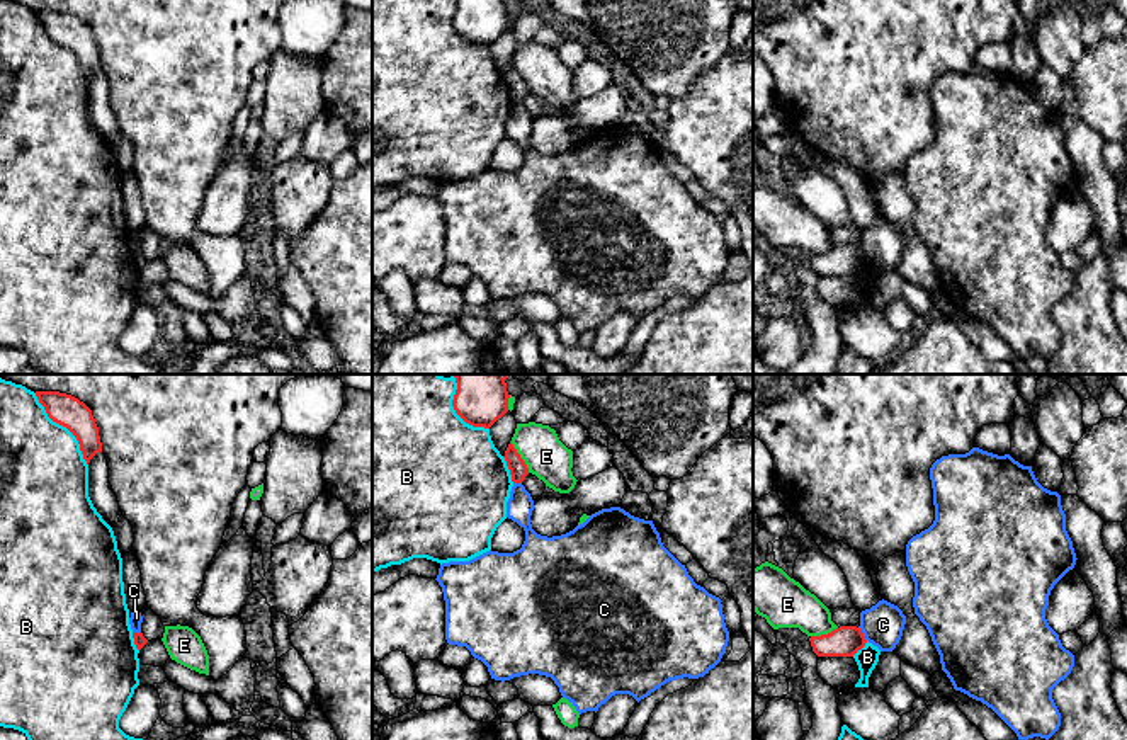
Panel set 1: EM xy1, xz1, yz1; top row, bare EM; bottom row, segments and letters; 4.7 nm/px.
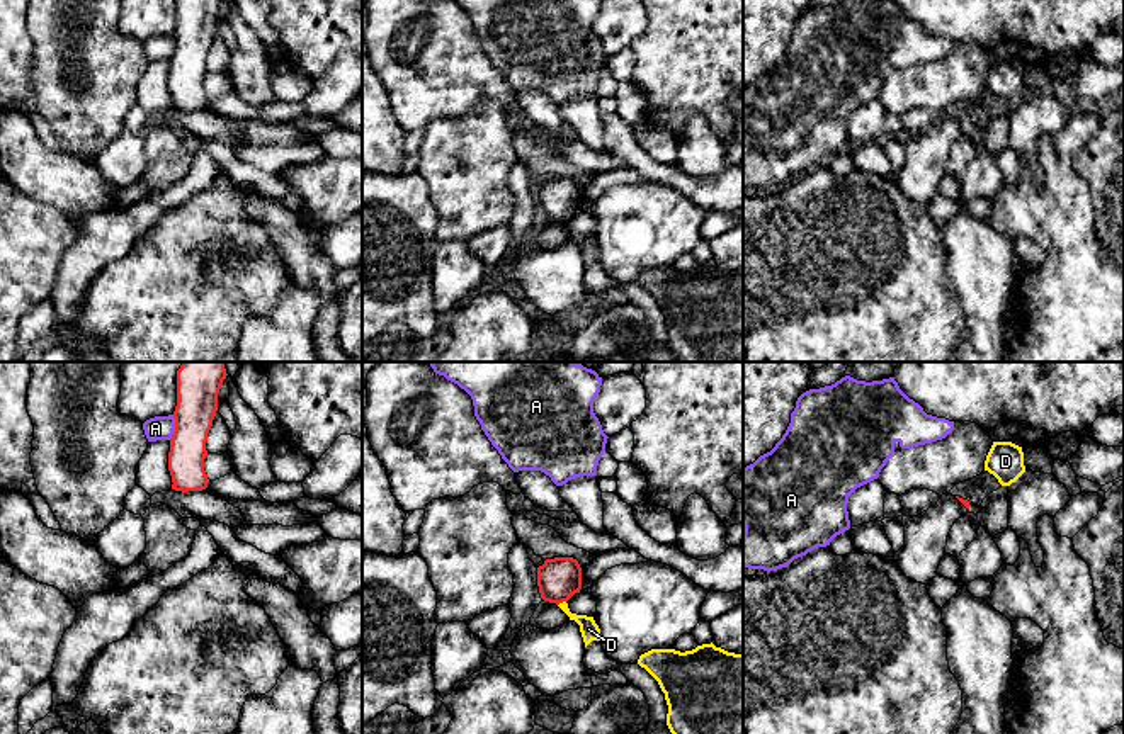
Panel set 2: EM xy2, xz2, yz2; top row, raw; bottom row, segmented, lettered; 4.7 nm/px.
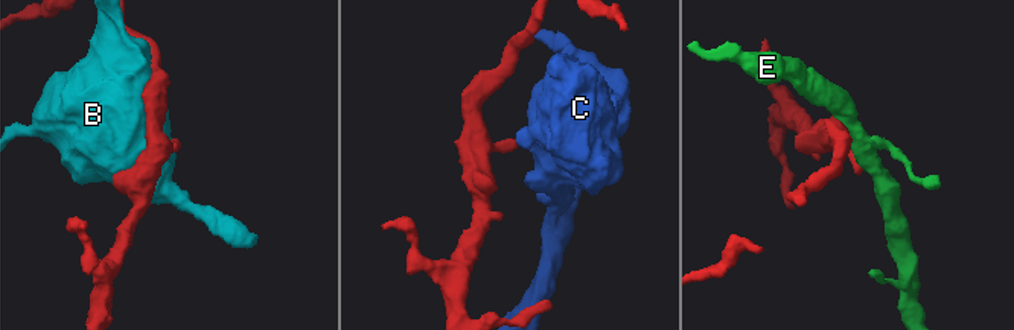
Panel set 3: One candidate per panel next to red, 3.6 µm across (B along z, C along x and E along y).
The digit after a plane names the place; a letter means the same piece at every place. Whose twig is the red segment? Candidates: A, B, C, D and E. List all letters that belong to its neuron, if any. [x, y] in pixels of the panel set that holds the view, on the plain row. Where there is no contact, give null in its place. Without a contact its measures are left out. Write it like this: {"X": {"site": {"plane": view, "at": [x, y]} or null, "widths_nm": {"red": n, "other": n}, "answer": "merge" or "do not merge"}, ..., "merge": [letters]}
{"A": {"site": {"plane": "xy2", "at": [175, 46]}, "widths_nm": {"red": 190, "other": 110}, "answer": "do not merge"}, "B": {"site": {"plane": "xy1", "at": [65, 45]}, "widths_nm": {"red": 150, "other": 420}, "answer": "do not merge"}, "C": {"site": {"plane": "yz1", "at": [862, 252]}, "widths_nm": {"red": 140, "other": 200}, "answer": "do not merge"}, "D": {"site": {"plane": "xz2", "at": [562, 221]}, "widths_nm": {"red": 200, "other": 90}, "answer": "do not merge"}, "E": {"site": {"plane": "xz1", "at": [519, 75]}, "widths_nm": {"red": 90, "other": 200}, "answer": "do not merge"}, "merge": []}

